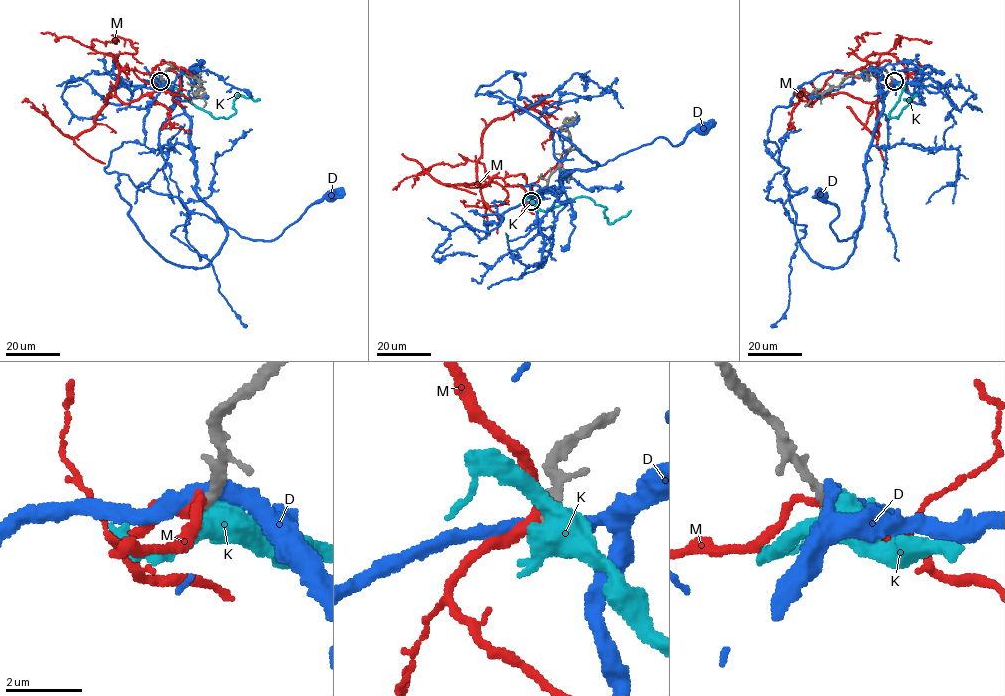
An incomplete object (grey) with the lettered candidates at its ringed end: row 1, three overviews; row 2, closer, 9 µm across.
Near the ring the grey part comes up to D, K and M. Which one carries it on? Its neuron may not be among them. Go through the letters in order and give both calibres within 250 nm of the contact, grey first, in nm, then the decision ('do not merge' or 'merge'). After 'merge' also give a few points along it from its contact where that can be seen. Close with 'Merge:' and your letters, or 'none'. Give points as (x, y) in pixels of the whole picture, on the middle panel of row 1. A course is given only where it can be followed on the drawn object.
D: 300/400 nm | do not merge
K: 280/500 nm | do not merge
M: 280/280 nm | do not merge
Merge: none

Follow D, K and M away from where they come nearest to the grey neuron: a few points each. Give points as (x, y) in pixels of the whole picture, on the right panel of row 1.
D: (894, 81), (867, 153), (862, 220), (847, 239), (838, 240), (831, 228), (838, 209), (823, 199), (824, 194)
K: (894, 81), (904, 87), (890, 110), (890, 118), (898, 118), (916, 95), (908, 100), (903, 98)
M: (894, 81), (879, 83), (871, 69), (875, 102), (837, 92), (812, 103), (801, 92), (817, 93), (843, 70)

